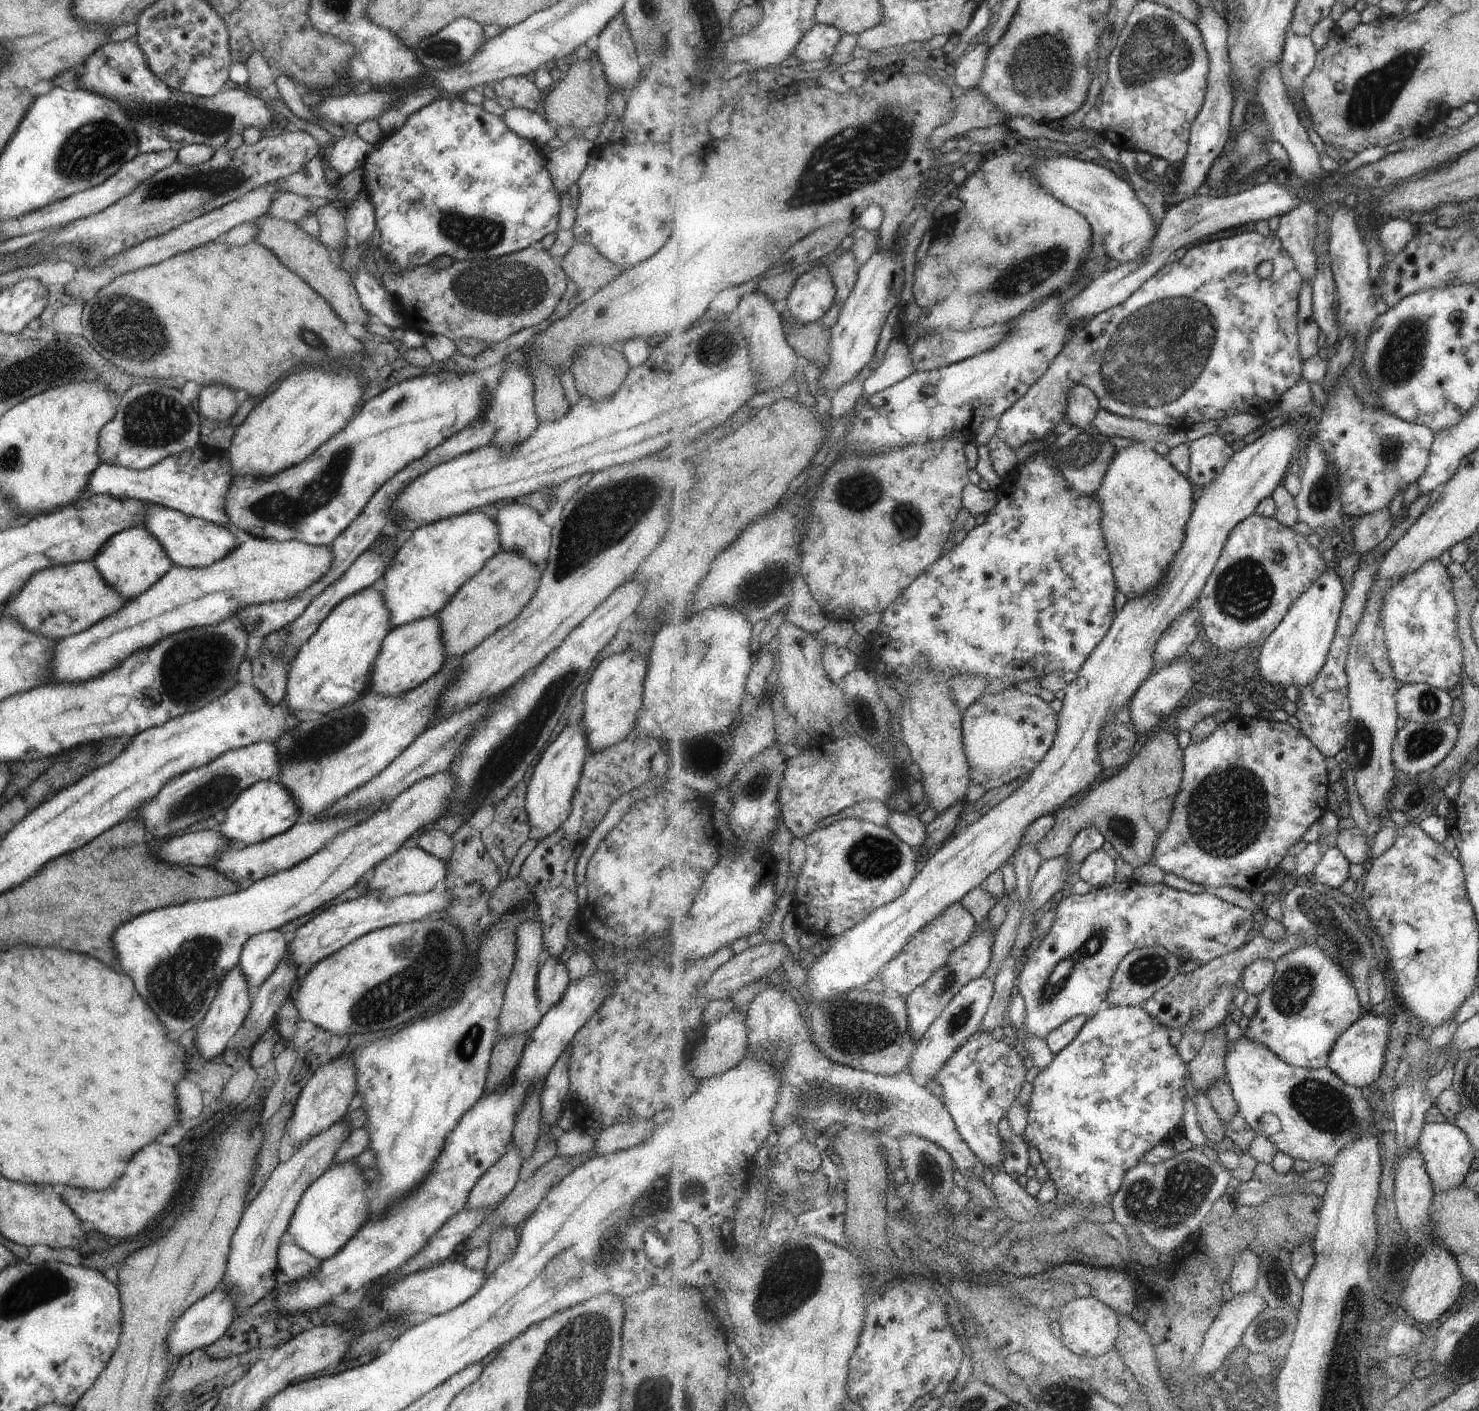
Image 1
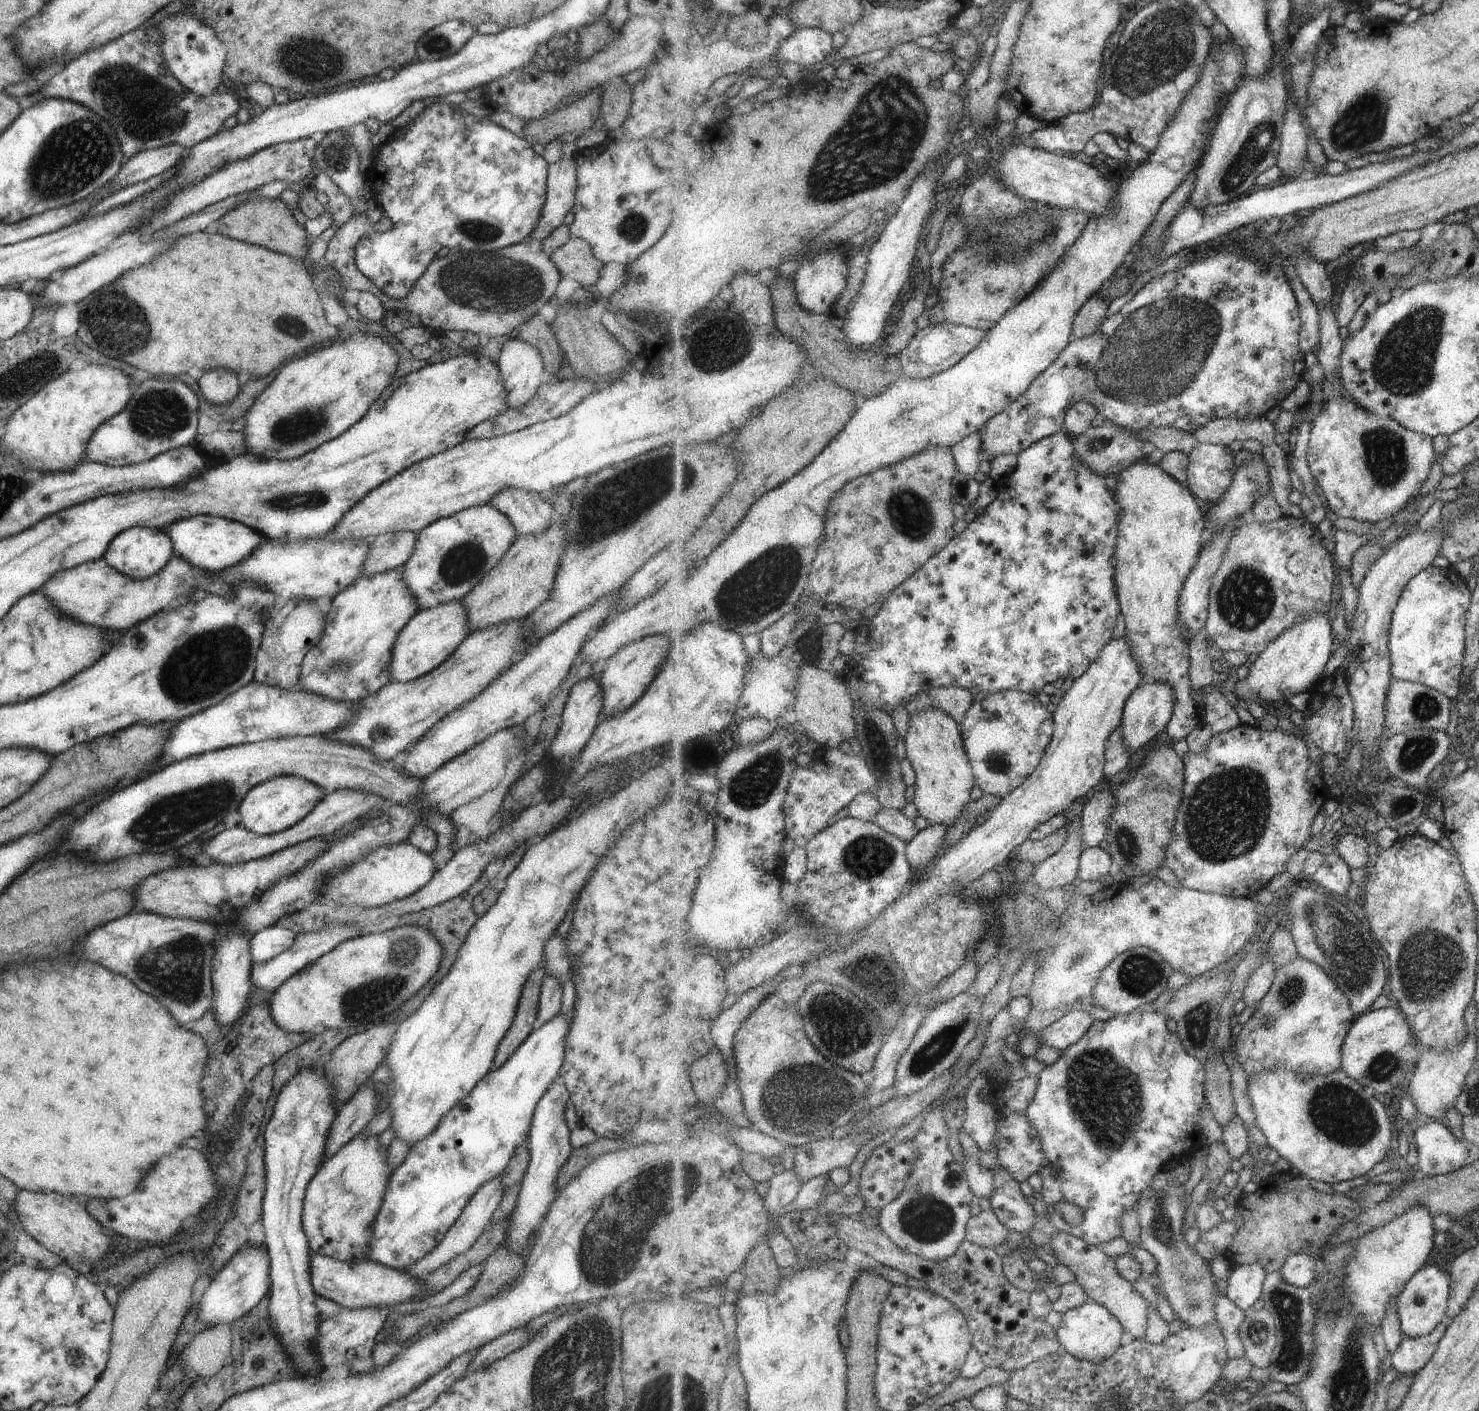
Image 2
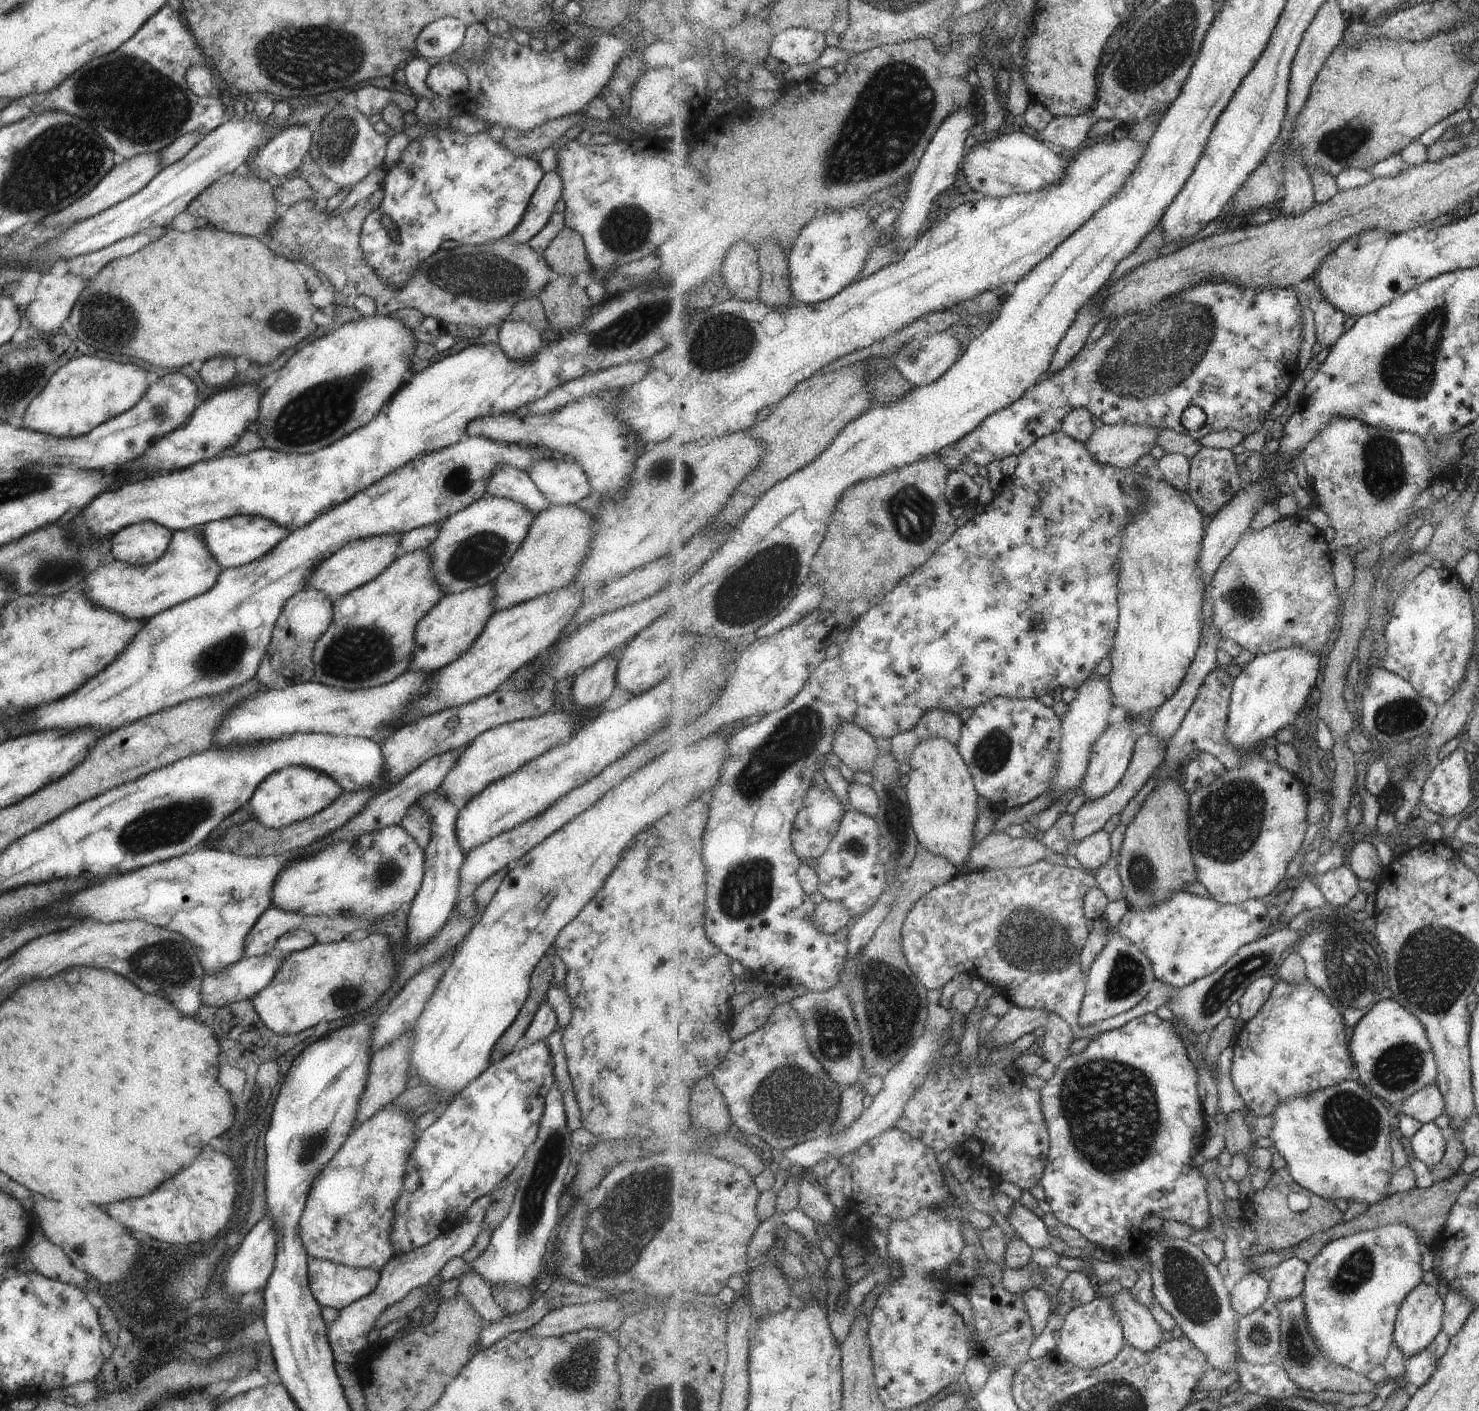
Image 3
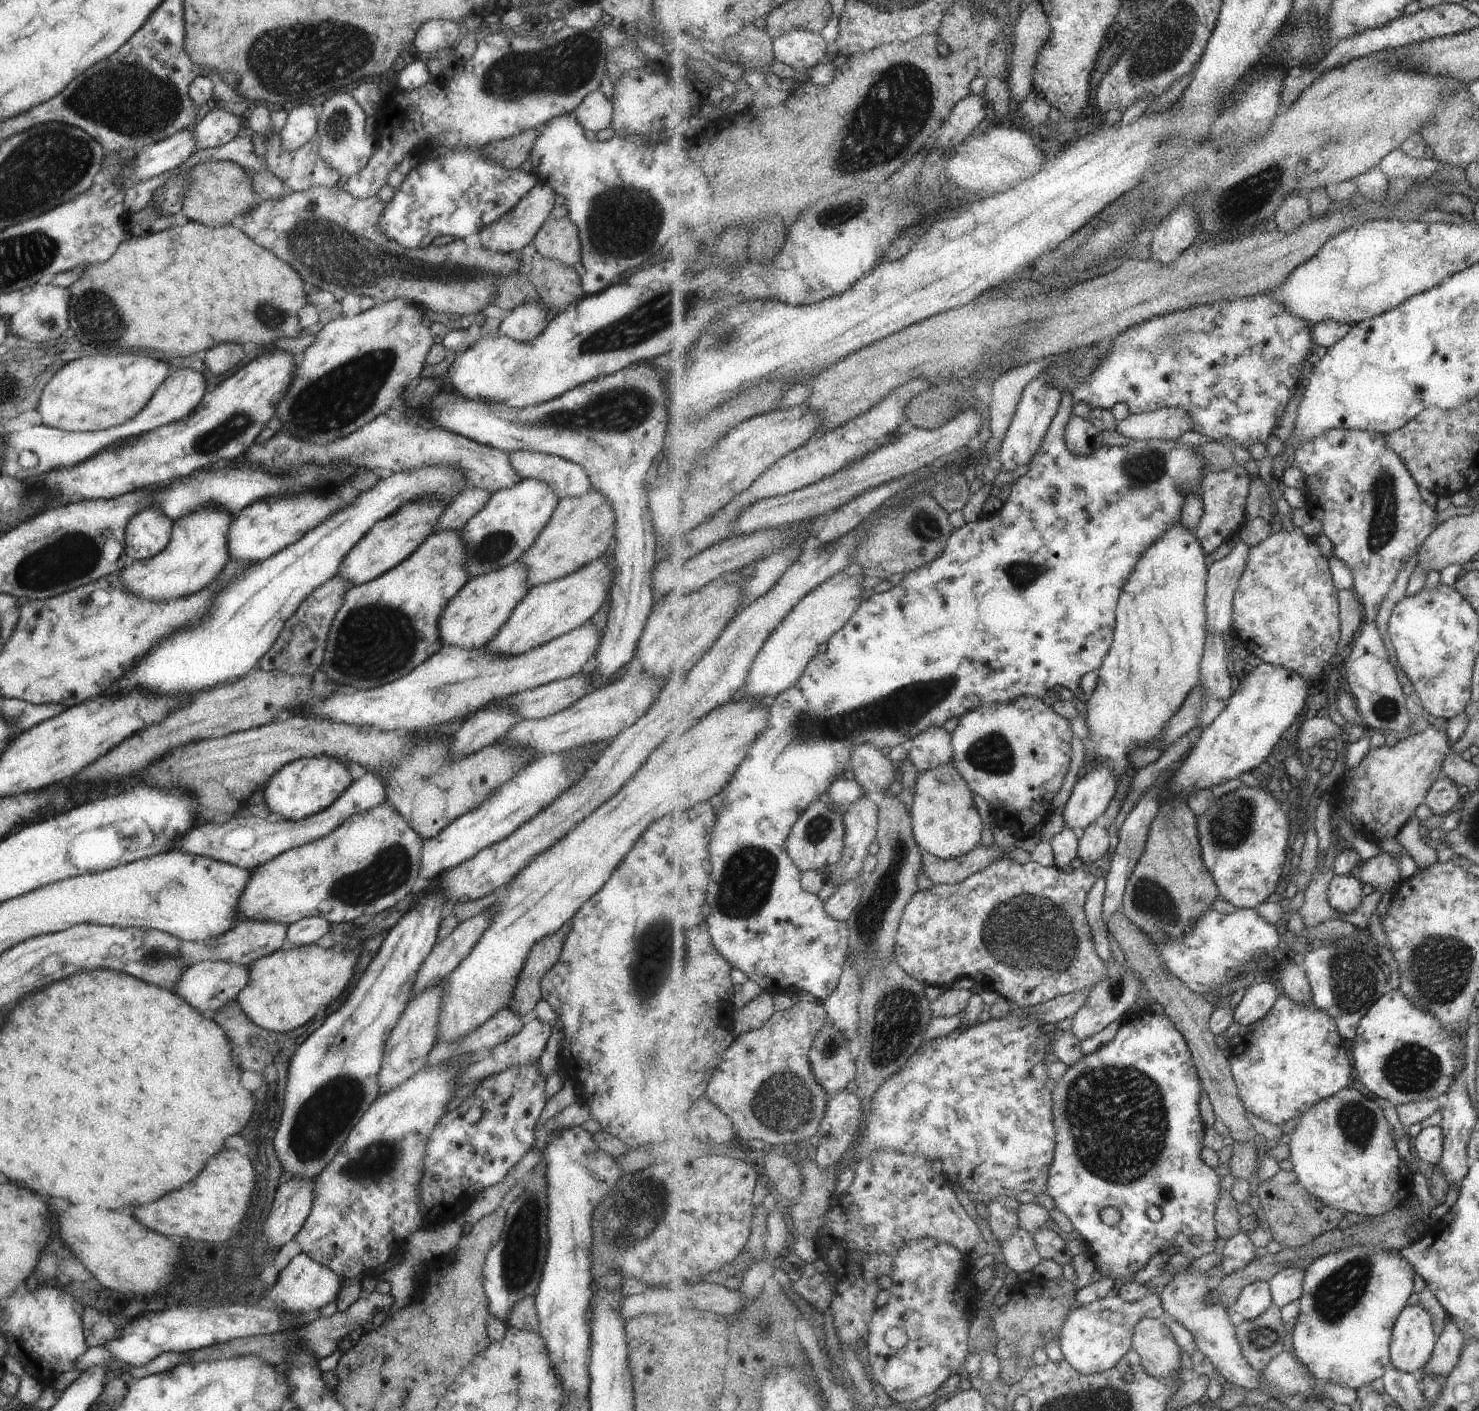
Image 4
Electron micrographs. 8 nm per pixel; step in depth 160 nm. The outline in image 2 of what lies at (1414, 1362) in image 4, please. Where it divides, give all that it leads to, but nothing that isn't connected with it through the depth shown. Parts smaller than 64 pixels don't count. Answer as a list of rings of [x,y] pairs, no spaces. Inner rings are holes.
[[[1435,1263],[1433,1266],[1425,1266],[1407,1282],[1398,1298],[1398,1315],[1400,1317],[1401,1328],[1405,1332],[1405,1337],[1420,1338],[1431,1334],[1438,1328],[1447,1317],[1449,1308],[1449,1298],[1451,1298],[1451,1276],[1449,1270],[1439,1268]]]

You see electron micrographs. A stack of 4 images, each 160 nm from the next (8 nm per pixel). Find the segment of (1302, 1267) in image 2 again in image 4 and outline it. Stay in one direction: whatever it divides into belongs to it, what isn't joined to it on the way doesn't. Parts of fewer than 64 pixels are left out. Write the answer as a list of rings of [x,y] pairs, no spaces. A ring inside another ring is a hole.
[[[1297,1267],[1283,1269],[1270,1280],[1272,1297],[1278,1307],[1283,1308],[1293,1300],[1300,1300],[1304,1295],[1306,1271]]]

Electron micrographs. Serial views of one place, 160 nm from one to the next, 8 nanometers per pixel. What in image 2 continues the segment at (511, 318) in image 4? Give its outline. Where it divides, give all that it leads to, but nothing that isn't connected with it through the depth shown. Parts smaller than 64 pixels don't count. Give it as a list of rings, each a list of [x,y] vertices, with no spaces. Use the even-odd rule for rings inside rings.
[[[518,337],[507,340],[501,346],[501,354],[495,364],[505,390],[506,410],[519,410],[533,400],[533,394],[541,384],[541,372],[545,369],[539,352],[531,344]]]

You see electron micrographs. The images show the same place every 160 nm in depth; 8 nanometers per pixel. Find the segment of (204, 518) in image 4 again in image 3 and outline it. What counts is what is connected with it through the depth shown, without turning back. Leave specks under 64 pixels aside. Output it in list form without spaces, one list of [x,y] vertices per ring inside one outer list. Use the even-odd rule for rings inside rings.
[[[198,528],[172,531],[164,553],[148,565],[128,565],[113,560],[95,567],[80,586],[86,597],[97,606],[128,619],[148,619],[173,605],[205,592],[215,584],[221,568],[208,553]]]

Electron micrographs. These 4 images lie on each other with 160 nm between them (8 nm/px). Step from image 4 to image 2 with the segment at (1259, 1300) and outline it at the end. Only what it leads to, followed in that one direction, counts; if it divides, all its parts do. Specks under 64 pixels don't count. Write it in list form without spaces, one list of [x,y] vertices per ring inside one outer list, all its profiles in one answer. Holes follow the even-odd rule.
[[[1259,1262],[1237,1266],[1227,1280],[1225,1296],[1242,1311],[1253,1308],[1253,1304],[1262,1298],[1266,1274]]]

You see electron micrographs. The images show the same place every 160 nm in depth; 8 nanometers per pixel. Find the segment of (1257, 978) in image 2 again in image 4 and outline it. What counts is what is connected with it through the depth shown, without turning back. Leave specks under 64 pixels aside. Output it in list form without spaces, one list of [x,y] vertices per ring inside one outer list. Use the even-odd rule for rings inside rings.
[[[1269,980],[1247,988],[1234,1010],[1235,1022],[1246,1025],[1263,1020],[1274,1008],[1278,997],[1278,987]]]

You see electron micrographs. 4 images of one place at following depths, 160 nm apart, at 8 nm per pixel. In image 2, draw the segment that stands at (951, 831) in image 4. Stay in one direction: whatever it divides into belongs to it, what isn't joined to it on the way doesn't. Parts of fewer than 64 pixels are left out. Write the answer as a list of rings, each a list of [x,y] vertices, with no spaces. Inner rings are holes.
[[[929,708],[910,714],[906,756],[916,774],[913,803],[928,824],[952,826],[965,813],[976,781],[963,741],[962,726],[945,710]]]

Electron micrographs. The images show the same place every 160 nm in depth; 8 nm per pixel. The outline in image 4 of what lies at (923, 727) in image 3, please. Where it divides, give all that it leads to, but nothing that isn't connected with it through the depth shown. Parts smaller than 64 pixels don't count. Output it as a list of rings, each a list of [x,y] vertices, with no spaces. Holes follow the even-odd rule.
[[[931,727],[911,741],[909,759],[919,773],[952,762],[954,748],[952,733],[943,727]]]

